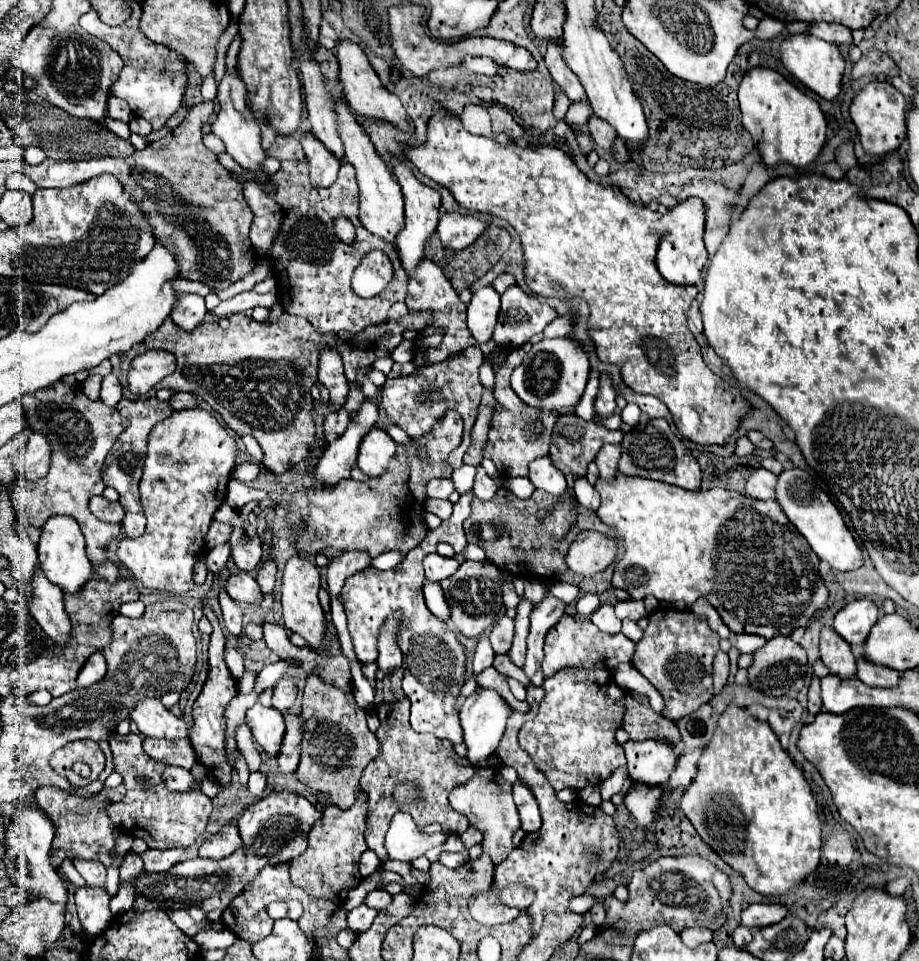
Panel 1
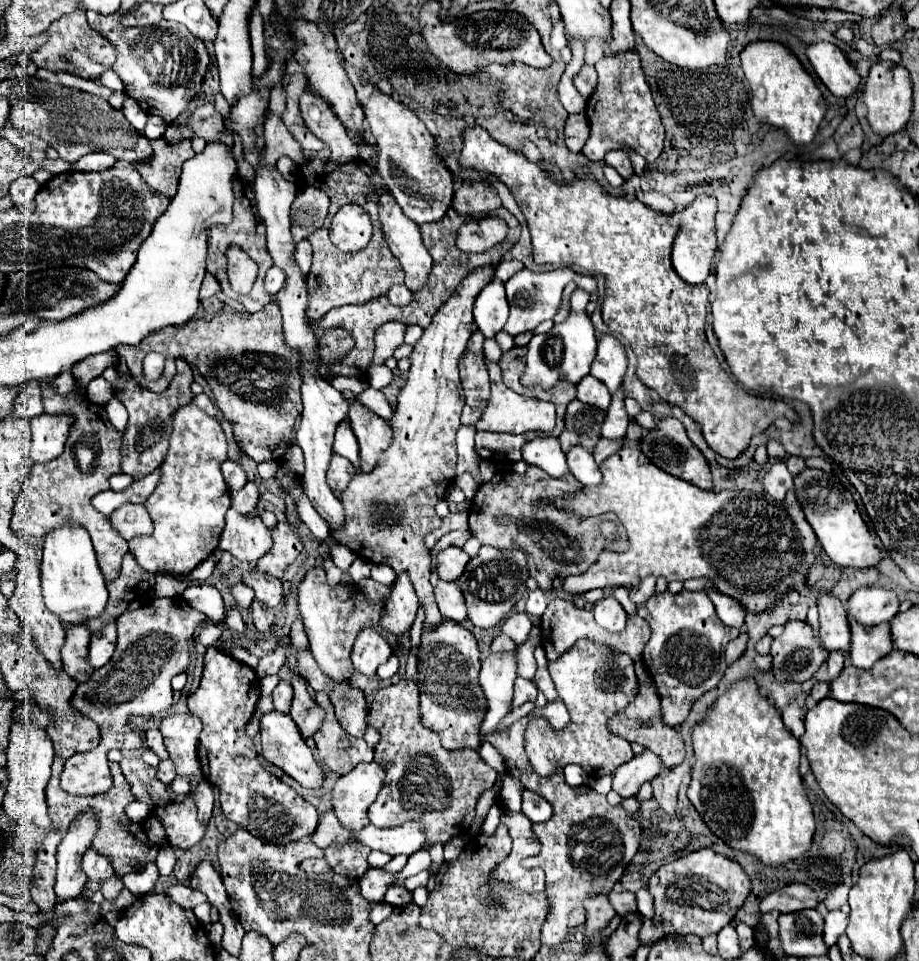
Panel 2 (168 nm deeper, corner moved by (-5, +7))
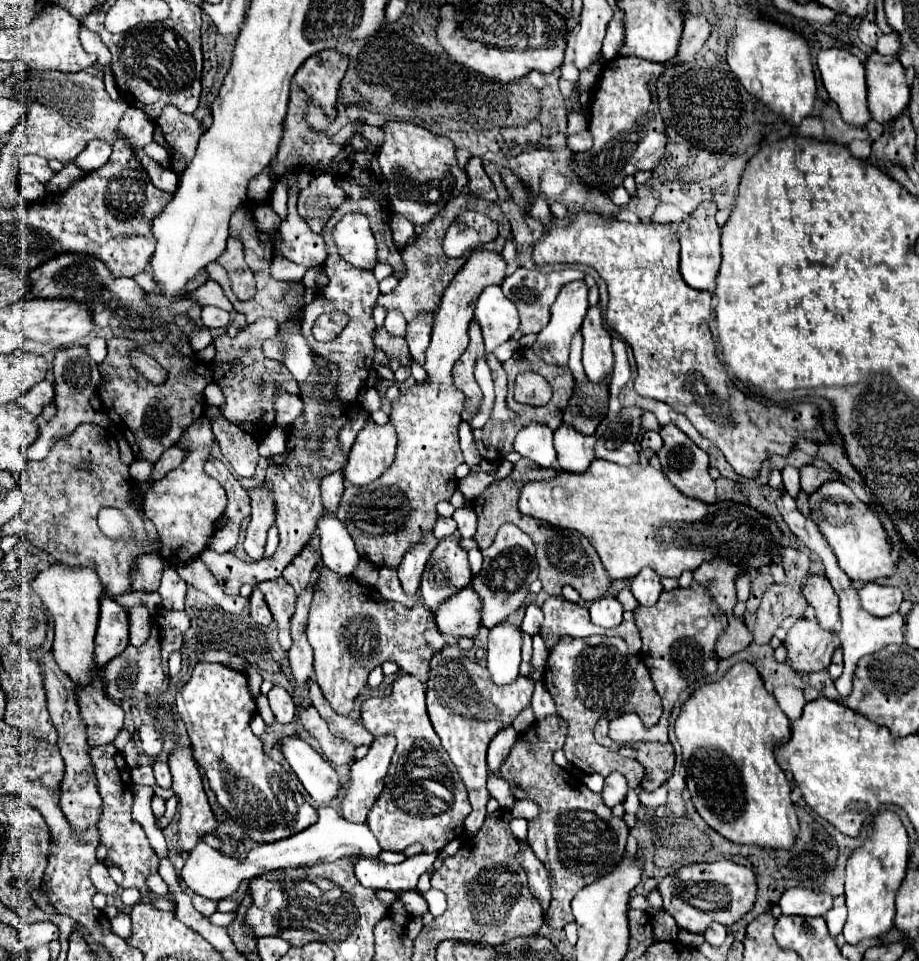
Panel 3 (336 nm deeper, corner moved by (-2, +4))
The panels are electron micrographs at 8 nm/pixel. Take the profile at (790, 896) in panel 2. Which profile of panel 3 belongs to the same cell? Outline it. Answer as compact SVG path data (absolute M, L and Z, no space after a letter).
M790 888L780 898L782 914L824 916L832 908L832 896L816 894L806 888Z

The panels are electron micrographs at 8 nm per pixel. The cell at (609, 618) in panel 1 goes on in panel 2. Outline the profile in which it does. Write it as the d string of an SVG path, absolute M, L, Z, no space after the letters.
M609 595L609 597L601 599L601 601L597 601L595 607L593 607L593 611L595 611L595 621L597 621L597 625L605 627L605 629L611 631L611 633L623 631L625 621L627 621L627 613L623 611L621 603L619 603L613 595Z

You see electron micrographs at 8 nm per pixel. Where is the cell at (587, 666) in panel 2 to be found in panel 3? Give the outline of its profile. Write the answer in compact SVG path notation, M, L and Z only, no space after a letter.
M564 638L564 642L560 642L560 646L554 646L554 650L550 652L542 682L552 694L560 716L568 720L568 736L564 744L568 762L572 762L586 774L598 772L604 778L610 772L620 772L628 778L630 788L640 786L644 776L642 764L630 758L622 758L618 756L618 752L602 748L594 740L592 730L602 716L614 720L626 712L636 712L642 722L658 722L662 714L662 702L654 690L644 660L632 656L622 638Z

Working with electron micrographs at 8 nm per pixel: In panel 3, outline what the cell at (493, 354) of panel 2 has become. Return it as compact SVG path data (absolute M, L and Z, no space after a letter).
M510 338L508 342L504 342L504 344L500 344L496 350L494 350L494 356L500 360L500 362L506 362L512 354L514 354L514 350L518 348L518 342L514 340L514 338Z

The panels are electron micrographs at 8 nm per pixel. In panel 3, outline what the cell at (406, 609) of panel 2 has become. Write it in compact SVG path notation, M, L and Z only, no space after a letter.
M432 532L428 534L428 538L424 538L424 542L420 542L420 546L412 546L412 550L408 550L408 554L404 554L400 566L398 566L398 578L402 584L402 590L412 596L416 594L418 586L420 586L420 576L424 572L426 560L432 554L432 550L436 548L436 538L432 536Z

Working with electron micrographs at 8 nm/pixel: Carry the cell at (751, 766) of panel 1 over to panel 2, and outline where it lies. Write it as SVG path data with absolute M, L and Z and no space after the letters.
M753 677L735 681L707 711L703 723L693 727L693 753L695 765L691 771L691 785L687 797L709 825L733 849L755 853L765 865L779 865L801 857L809 847L815 833L815 819L811 803L807 801L803 779L799 775L799 741L783 725L781 713L761 693Z

